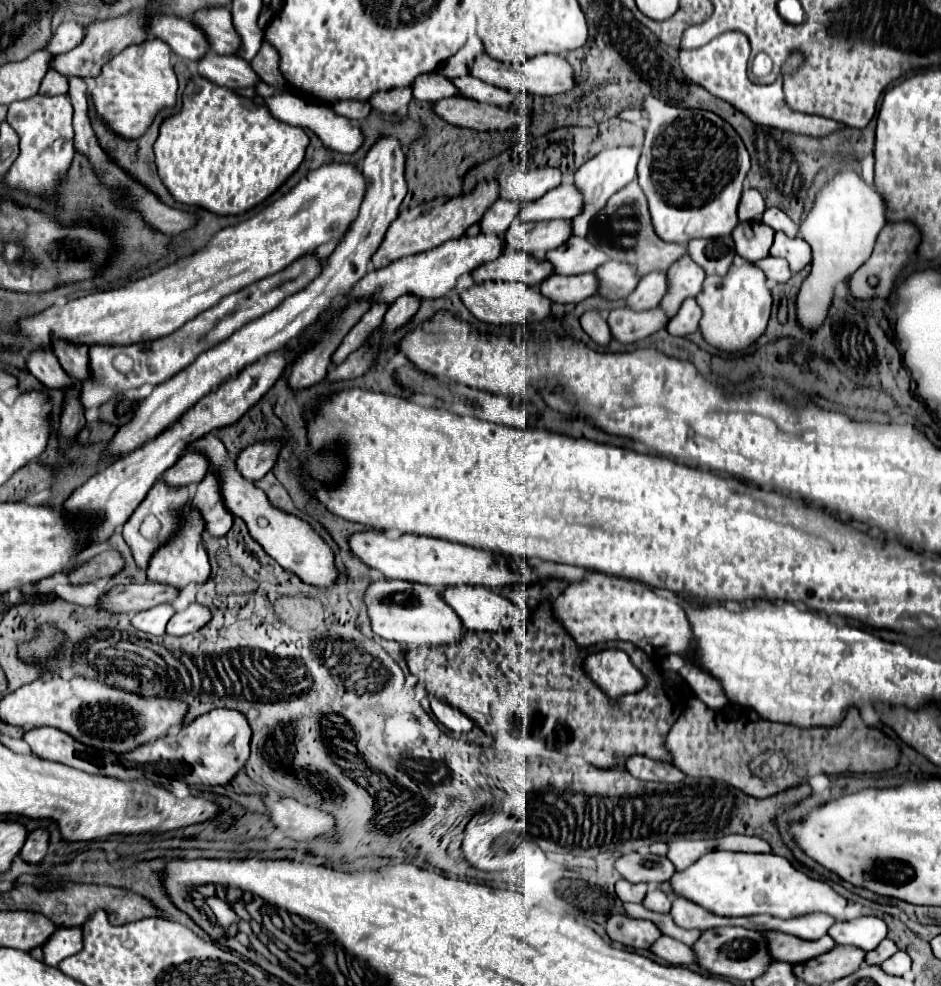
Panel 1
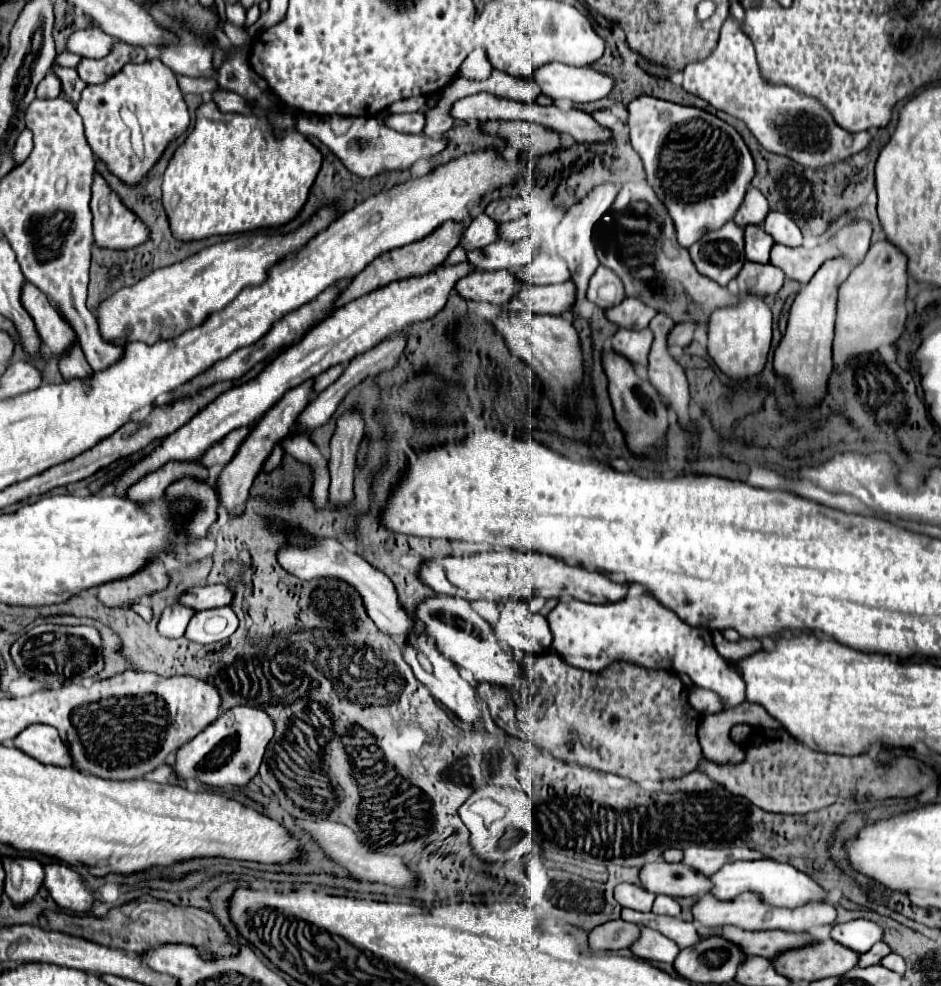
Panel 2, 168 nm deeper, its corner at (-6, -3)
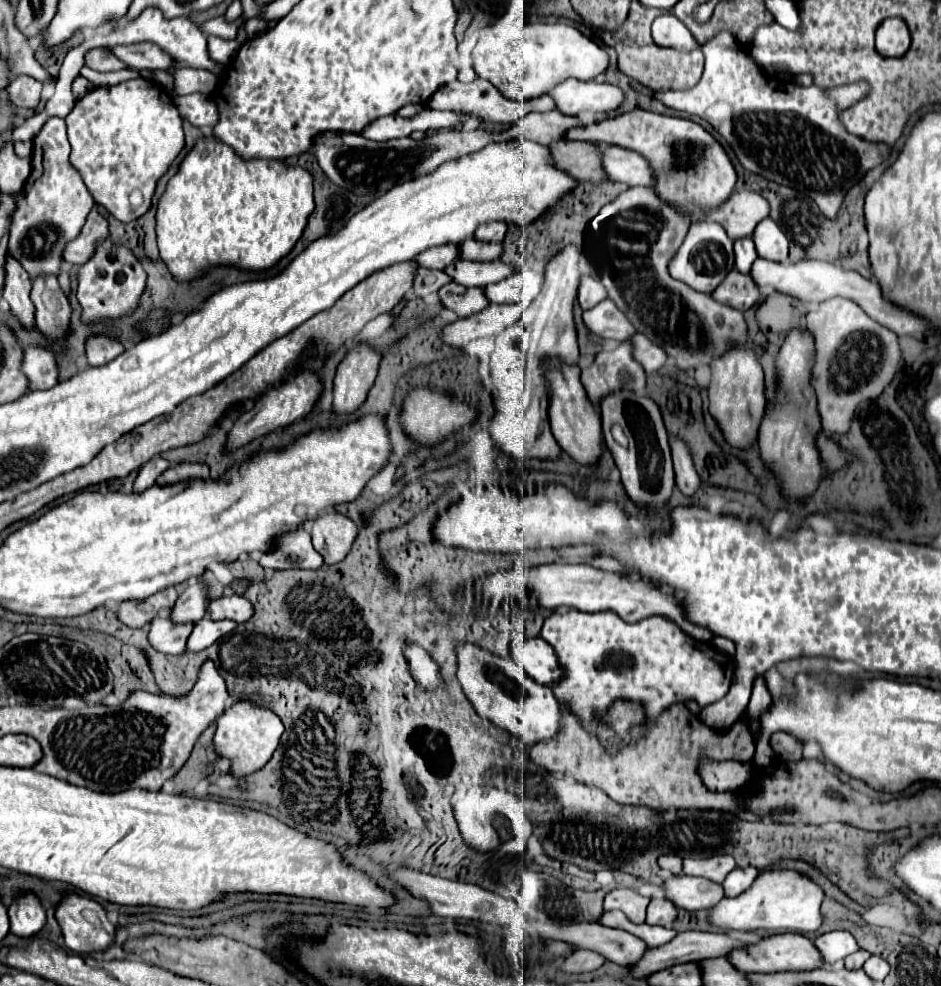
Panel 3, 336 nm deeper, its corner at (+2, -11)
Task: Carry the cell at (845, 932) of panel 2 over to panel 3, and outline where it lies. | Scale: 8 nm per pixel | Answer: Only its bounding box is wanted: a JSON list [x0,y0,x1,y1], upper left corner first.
[814,932,860,964]

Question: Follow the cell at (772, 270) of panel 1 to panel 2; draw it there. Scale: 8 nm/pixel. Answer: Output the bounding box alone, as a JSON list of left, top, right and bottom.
[738,262,784,296]

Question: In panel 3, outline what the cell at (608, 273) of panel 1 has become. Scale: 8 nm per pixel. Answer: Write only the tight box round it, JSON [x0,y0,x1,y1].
[578,276,608,310]

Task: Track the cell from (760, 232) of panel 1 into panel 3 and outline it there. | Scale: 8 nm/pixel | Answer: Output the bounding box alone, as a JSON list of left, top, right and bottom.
[734,236,758,272]

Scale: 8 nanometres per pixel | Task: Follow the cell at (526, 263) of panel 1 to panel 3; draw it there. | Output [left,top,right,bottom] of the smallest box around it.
[438,282,490,318]

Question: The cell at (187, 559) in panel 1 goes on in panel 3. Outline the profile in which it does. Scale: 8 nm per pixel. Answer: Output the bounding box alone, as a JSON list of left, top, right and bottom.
[156,464,210,486]

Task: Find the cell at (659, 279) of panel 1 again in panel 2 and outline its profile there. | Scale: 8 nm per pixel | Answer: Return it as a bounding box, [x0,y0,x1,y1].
[606,298,656,328]

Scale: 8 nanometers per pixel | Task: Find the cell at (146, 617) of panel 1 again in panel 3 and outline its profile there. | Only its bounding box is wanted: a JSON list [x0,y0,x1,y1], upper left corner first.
[170,584,206,624]

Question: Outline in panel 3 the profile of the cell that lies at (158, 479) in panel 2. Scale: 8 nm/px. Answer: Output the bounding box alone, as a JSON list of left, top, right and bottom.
[132,456,170,492]

